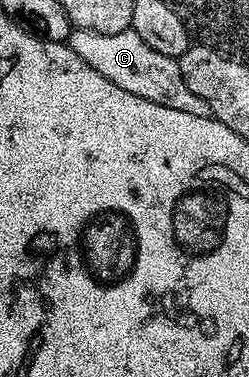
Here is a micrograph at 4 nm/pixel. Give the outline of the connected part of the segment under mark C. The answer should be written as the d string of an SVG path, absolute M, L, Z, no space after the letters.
M131 28L124 32L105 34L91 30L71 29L68 44L88 68L96 68L104 80L112 80L112 84L120 84L124 92L132 92L132 96L140 96L144 100L152 100L152 104L164 104L164 108L176 108L180 112L189 112L191 116L211 117L208 104L184 84L184 76L178 67L177 58L164 56L164 52L156 52L156 48L148 48L144 40Z

